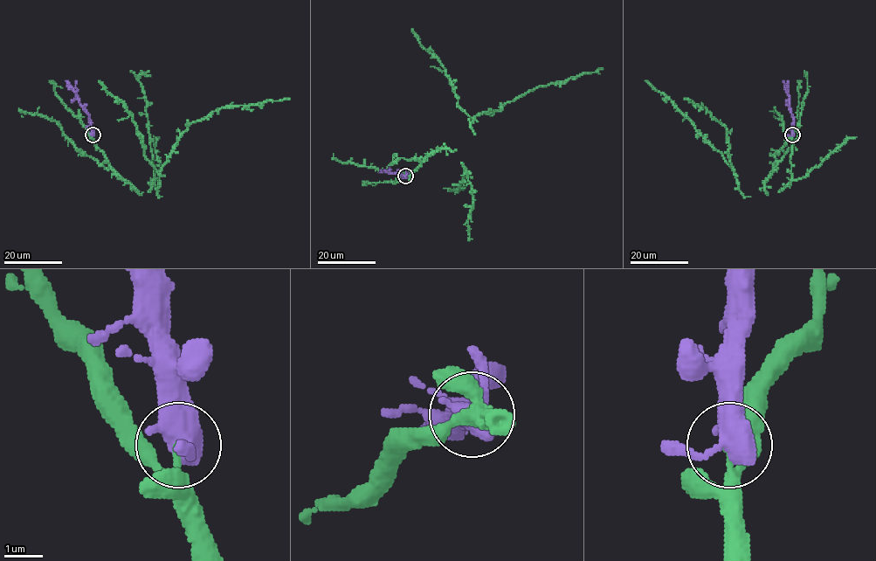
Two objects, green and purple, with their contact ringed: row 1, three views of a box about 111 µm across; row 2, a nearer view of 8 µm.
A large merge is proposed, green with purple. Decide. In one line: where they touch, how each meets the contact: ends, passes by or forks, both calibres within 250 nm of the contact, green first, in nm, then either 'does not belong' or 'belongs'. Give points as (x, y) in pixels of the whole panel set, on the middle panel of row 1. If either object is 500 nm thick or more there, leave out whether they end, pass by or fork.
at (405, 176); 200 nm thick on the green side, 550 nm on the other; does not belong

